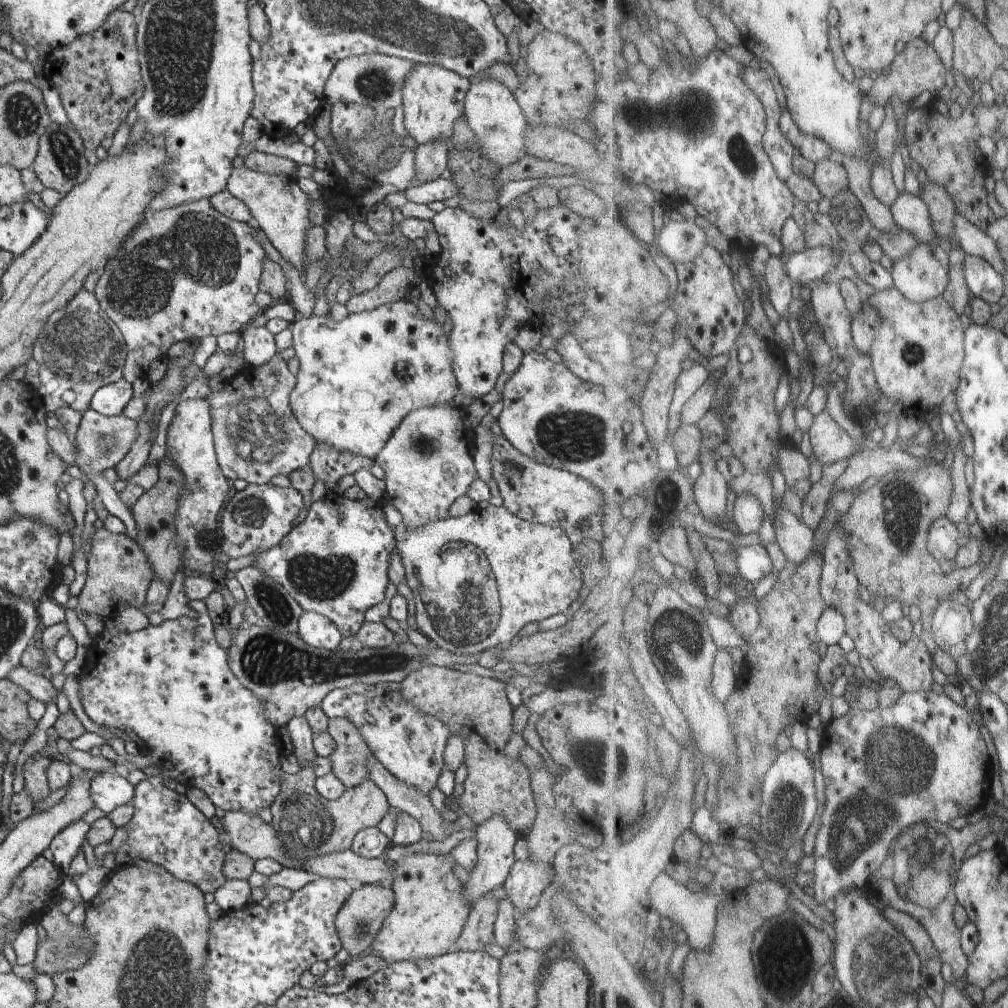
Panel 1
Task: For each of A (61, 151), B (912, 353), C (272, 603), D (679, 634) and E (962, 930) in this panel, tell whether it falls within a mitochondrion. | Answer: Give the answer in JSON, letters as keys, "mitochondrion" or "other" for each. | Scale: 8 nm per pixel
{"A":"mitochondrion","B":"mitochondrion","C":"mitochondrion","D":"mitochondrion","E":"other"}

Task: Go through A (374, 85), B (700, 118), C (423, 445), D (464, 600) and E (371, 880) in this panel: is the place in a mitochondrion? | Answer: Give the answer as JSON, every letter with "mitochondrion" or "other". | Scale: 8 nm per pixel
{"A":"mitochondrion","B":"mitochondrion","C":"mitochondrion","D":"mitochondrion","E":"other"}

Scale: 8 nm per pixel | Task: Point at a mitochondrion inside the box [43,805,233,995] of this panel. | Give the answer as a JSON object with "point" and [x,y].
{"point":[88,942]}

